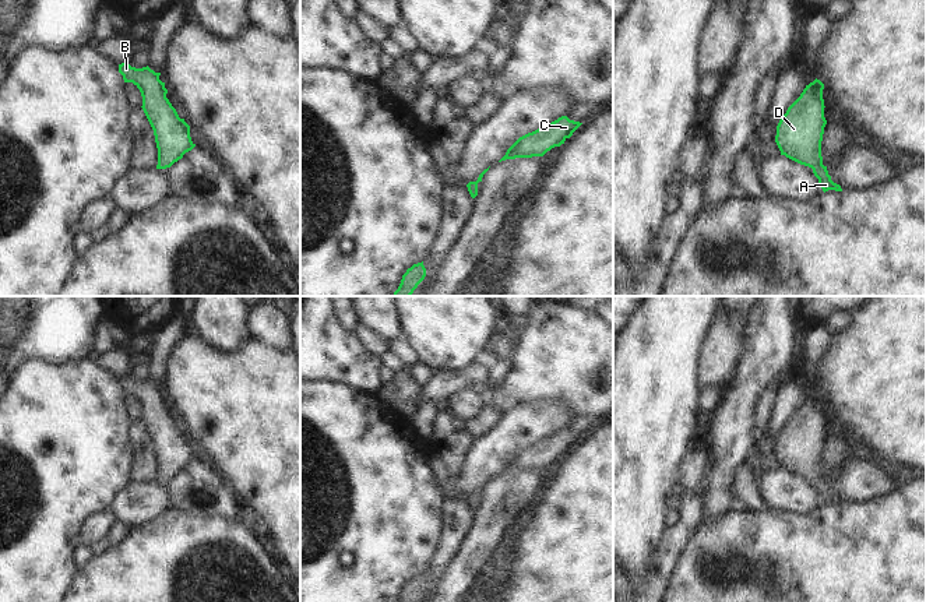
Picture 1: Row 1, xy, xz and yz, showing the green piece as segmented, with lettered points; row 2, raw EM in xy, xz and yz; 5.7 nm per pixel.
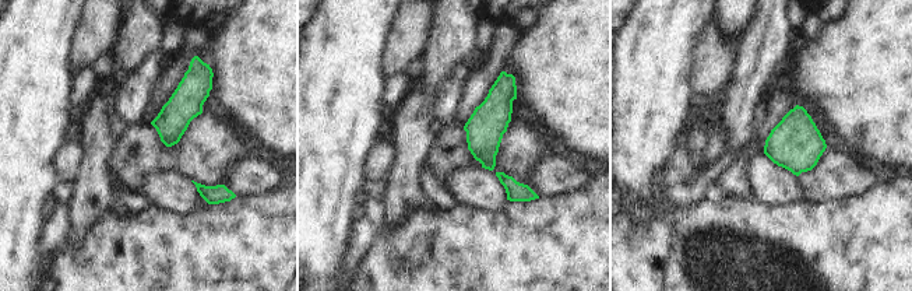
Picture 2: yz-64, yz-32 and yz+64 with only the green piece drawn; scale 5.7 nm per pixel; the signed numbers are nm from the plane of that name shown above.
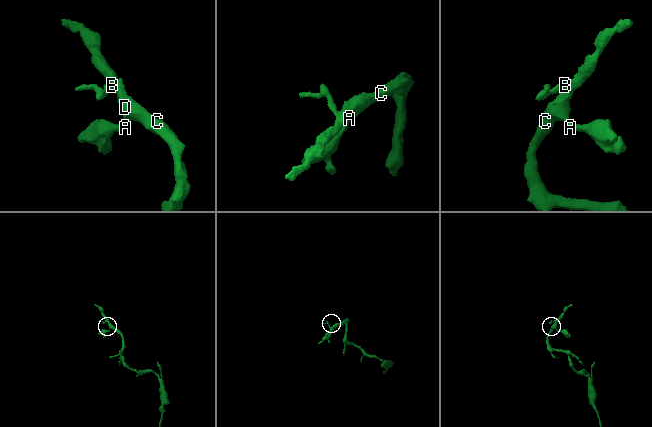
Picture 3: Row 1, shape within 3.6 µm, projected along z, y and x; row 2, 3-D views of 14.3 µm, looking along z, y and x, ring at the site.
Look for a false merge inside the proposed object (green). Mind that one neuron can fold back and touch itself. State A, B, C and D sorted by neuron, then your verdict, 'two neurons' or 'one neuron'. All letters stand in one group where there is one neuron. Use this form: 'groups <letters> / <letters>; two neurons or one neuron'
groups A B C D; one neuron

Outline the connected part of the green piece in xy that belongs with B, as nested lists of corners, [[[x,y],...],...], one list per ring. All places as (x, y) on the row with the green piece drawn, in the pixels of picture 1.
[[[128,63],[119,64],[119,73],[124,82],[133,82],[141,92],[141,108],[154,130],[158,148],[156,169],[170,168],[196,147],[190,137],[190,126],[179,117],[166,98],[168,89],[159,80],[161,73],[148,66],[135,68]]]

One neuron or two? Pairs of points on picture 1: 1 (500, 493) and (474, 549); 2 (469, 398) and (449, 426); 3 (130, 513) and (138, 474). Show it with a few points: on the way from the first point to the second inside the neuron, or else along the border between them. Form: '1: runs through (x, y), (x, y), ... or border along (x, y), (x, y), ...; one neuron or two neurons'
1: runs through (499, 507), (483, 535); one neuron
2: border along (447, 409), (464, 422); two neurons
3: border along (155, 478), (148, 482), (131, 482); two neurons

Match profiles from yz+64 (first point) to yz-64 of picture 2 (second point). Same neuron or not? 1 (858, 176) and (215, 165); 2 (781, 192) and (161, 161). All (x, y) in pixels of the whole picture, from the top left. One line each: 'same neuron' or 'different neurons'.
1: different neurons
2: different neurons

